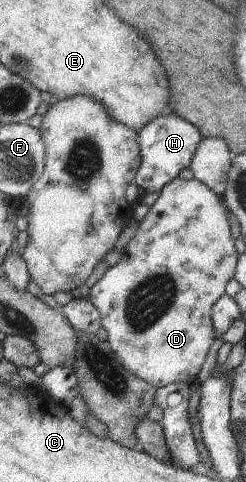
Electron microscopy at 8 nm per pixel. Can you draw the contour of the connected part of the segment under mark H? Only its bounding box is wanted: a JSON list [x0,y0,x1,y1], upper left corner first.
[135,113,202,196]

